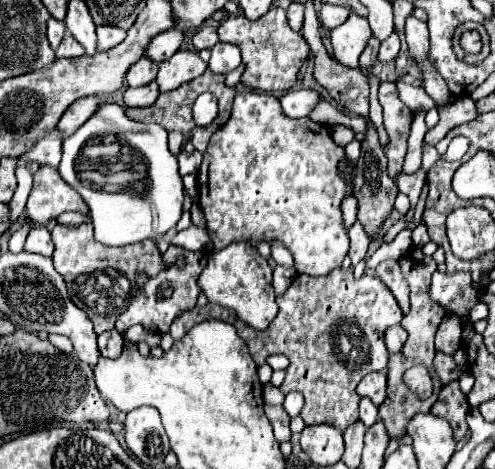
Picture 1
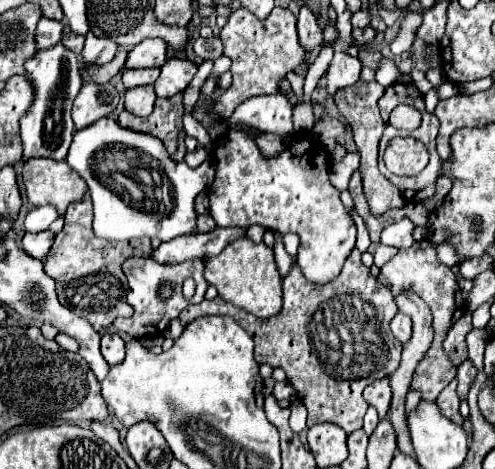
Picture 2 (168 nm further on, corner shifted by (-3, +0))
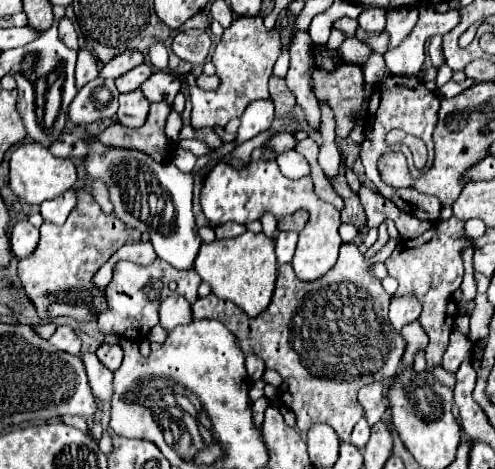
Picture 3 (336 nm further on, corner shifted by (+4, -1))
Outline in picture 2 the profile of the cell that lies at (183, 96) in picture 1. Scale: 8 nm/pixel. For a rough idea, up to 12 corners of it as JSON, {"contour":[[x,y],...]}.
{"contour":[[183,92],[157,98],[151,116],[119,114],[119,124],[163,140],[185,158]]}

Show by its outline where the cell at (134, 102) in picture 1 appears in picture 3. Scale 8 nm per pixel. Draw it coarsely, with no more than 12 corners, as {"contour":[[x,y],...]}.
{"contour":[[140,89],[120,95],[118,121],[140,127],[150,103]]}

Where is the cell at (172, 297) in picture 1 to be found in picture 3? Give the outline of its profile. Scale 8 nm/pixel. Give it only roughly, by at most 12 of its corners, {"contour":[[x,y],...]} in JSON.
{"contour":[[162,259],[118,261],[102,333],[144,341],[172,295],[198,299],[200,277]]}

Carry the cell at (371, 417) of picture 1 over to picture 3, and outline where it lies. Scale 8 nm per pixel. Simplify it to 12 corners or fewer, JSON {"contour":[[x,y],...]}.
{"contour":[[360,419],[352,431],[350,443],[364,449],[370,427]]}

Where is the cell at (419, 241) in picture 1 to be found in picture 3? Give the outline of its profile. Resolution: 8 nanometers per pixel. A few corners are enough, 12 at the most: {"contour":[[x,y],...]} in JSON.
{"contour":[[474,249],[462,253],[464,276],[458,301],[460,315],[468,313],[468,303],[476,297],[472,256]]}

